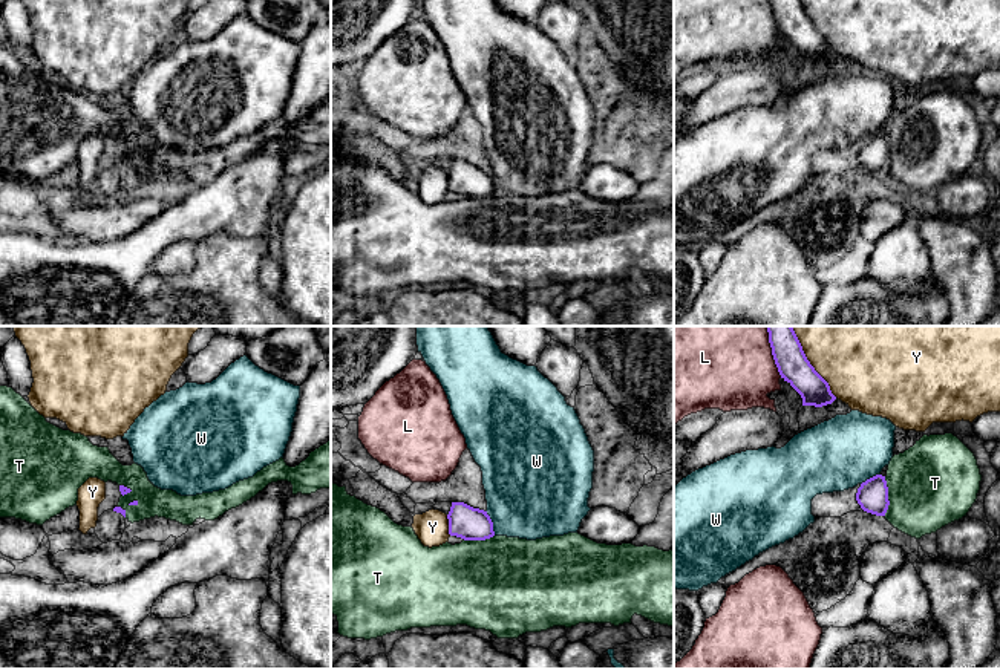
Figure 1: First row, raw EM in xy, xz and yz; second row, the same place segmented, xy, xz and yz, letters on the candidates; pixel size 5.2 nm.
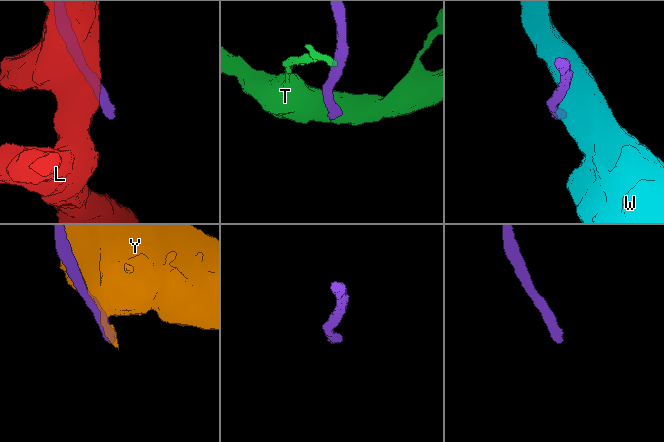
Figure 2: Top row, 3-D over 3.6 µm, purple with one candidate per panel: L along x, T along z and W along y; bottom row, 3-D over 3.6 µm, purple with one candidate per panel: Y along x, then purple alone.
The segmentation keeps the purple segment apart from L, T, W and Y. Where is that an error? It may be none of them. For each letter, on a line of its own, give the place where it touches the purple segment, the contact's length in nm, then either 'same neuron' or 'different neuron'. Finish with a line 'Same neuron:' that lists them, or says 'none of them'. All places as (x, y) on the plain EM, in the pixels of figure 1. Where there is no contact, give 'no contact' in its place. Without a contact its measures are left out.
L: yz (774, 16) | 200 nm | different neuron
T: yz (887, 153) | 200 nm | different neuron
W: xz (492, 179) | 140 nm | different neuron
Y: yz (815, 28) | 340 nm | different neuron
Same neuron: none of them

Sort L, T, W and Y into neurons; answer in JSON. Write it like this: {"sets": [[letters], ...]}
{"sets": [["L"], ["T"], ["W"], ["Y"]]}

